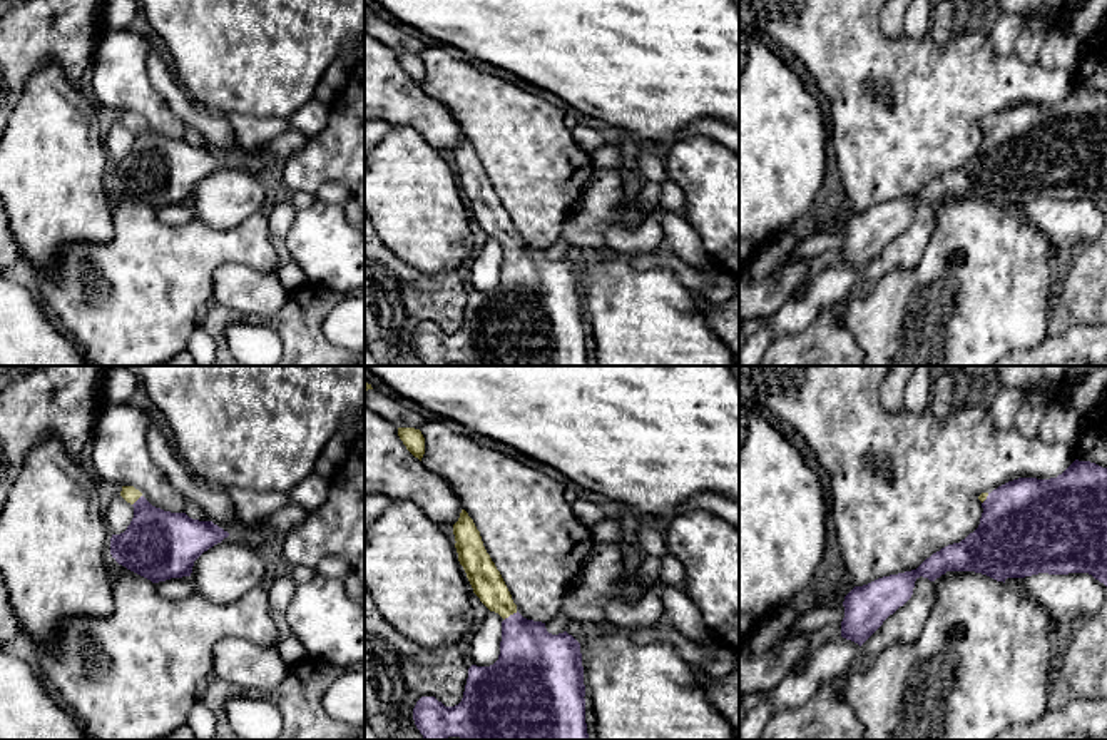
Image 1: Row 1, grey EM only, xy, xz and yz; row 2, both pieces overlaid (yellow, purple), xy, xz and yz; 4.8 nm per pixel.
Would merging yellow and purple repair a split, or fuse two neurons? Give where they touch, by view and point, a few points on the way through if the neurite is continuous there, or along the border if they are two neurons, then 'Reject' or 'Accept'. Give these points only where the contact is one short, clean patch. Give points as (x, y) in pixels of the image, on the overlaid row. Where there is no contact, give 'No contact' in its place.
Touches yellow at xz (510, 613). Path across: xz (487, 583), (510, 613), (514, 627), (532, 660). Accept

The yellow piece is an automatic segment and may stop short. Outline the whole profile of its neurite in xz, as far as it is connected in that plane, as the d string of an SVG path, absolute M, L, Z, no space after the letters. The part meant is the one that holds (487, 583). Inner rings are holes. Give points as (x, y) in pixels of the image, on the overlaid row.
M465 509L453 525L455 548L473 593L490 610L498 613L502 621L502 641L498 660L490 667L472 665L463 698L455 707L445 707L435 697L421 697L413 708L413 720L425 740L446 740L460 737L468 740L589 740L585 723L585 685L580 643L567 631L552 635L545 623L523 618L517 611L512 595L487 553L480 531Z

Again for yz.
M1075 459L1057 478L1018 478L978 499L983 508L980 525L965 540L933 553L916 570L854 586L844 596L843 638L861 646L911 598L920 576L935 581L946 571L975 571L1005 583L1038 573L1089 573L1107 586L1107 468Z

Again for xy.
M134 486L120 496L134 506L127 530L110 538L112 558L152 583L191 576L194 561L229 536L212 521L152 506Z

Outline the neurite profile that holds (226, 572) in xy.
M229 535L194 561L191 578L196 593L212 603L227 605L259 586L264 568L263 551Z

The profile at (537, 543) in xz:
M446 421L425 423L420 431L425 438L421 463L443 478L460 498L517 611L542 623L559 616L564 598L595 546L590 526L584 525L564 499L564 484L508 454L455 433Z

